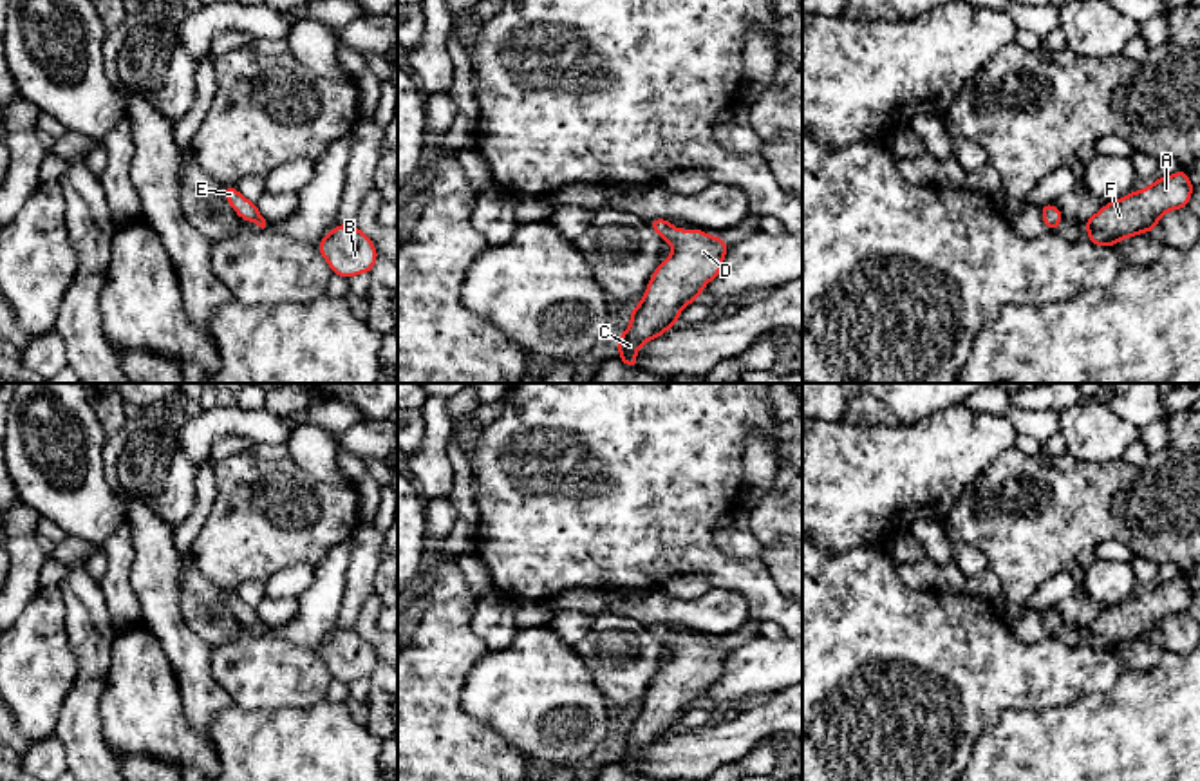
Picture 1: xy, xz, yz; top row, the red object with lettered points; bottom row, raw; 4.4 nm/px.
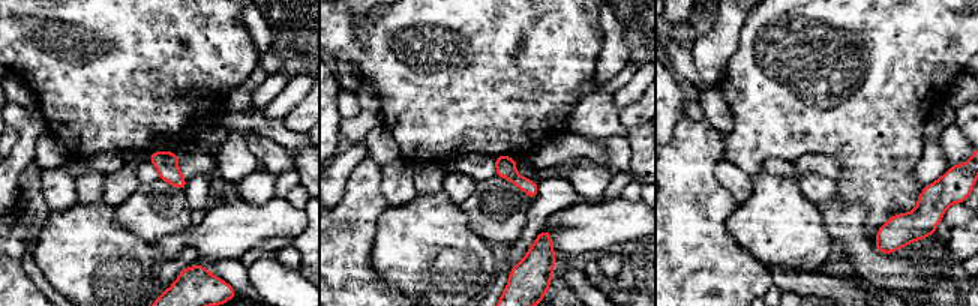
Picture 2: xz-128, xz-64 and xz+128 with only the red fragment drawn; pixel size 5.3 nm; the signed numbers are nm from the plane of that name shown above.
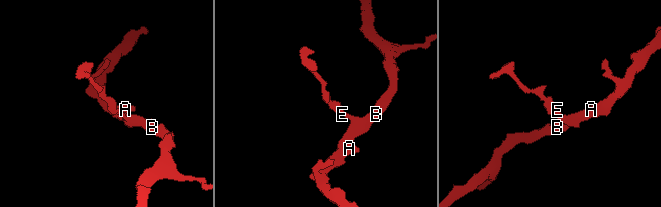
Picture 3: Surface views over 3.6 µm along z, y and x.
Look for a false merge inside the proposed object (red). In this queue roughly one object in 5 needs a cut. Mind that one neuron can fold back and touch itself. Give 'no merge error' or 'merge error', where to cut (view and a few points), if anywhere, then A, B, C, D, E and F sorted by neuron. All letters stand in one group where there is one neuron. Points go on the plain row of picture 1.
no merge error | no cut | A B C D E F

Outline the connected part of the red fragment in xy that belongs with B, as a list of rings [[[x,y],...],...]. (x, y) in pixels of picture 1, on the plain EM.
[[[338,629],[316,654],[329,667],[331,678],[345,683],[370,678],[378,665],[376,651],[356,629]]]

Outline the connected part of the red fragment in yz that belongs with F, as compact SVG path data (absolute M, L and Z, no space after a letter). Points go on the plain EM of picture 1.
M1186 575L1169 582L1158 582L1140 597L1131 597L1113 607L1104 609L1086 629L1093 651L1111 651L1122 644L1155 636L1166 616L1186 613L1195 591Z

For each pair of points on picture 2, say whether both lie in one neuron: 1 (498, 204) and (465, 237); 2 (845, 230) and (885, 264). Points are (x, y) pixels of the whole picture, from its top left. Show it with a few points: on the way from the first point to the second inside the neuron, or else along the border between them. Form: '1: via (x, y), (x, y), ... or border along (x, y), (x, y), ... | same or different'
1: border along (458, 204), (468, 225), (498, 252) | different
2: via (855, 240), (875, 260) | same

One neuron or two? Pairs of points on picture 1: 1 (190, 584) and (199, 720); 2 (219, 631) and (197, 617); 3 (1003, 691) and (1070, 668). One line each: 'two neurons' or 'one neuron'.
1: two neurons
2: one neuron
3: one neuron

